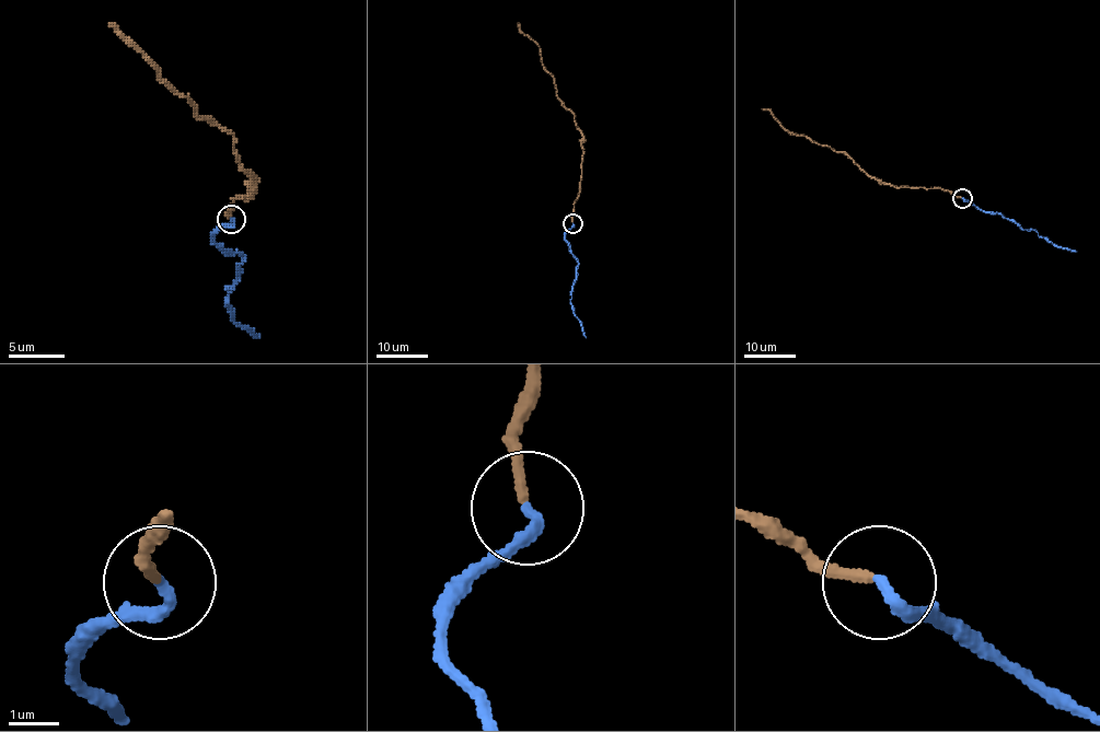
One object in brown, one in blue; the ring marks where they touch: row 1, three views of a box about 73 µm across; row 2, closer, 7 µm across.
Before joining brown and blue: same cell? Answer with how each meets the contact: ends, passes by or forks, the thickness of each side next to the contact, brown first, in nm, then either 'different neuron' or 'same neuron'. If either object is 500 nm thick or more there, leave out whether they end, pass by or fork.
brown ends | blue ends | 200/240 nm | same neuron

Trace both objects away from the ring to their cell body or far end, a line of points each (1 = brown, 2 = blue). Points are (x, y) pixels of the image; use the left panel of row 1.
1: (231, 218), (236, 198), (251, 196), (253, 178), (240, 162), (233, 136), (203, 119), (110, 23)
2: (231, 218), (213, 235), (222, 250), (242, 258), (226, 303), (236, 323), (259, 337)

